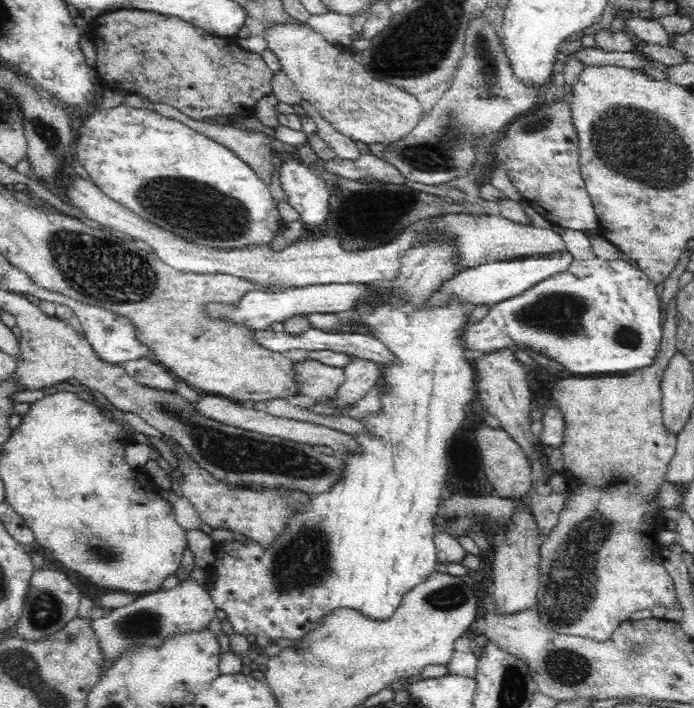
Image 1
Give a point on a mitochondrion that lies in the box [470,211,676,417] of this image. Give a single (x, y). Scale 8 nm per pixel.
(564, 314)

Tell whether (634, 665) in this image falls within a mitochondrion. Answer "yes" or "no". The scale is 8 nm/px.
no

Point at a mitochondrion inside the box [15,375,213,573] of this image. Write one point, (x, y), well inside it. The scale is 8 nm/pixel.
(106, 552)

